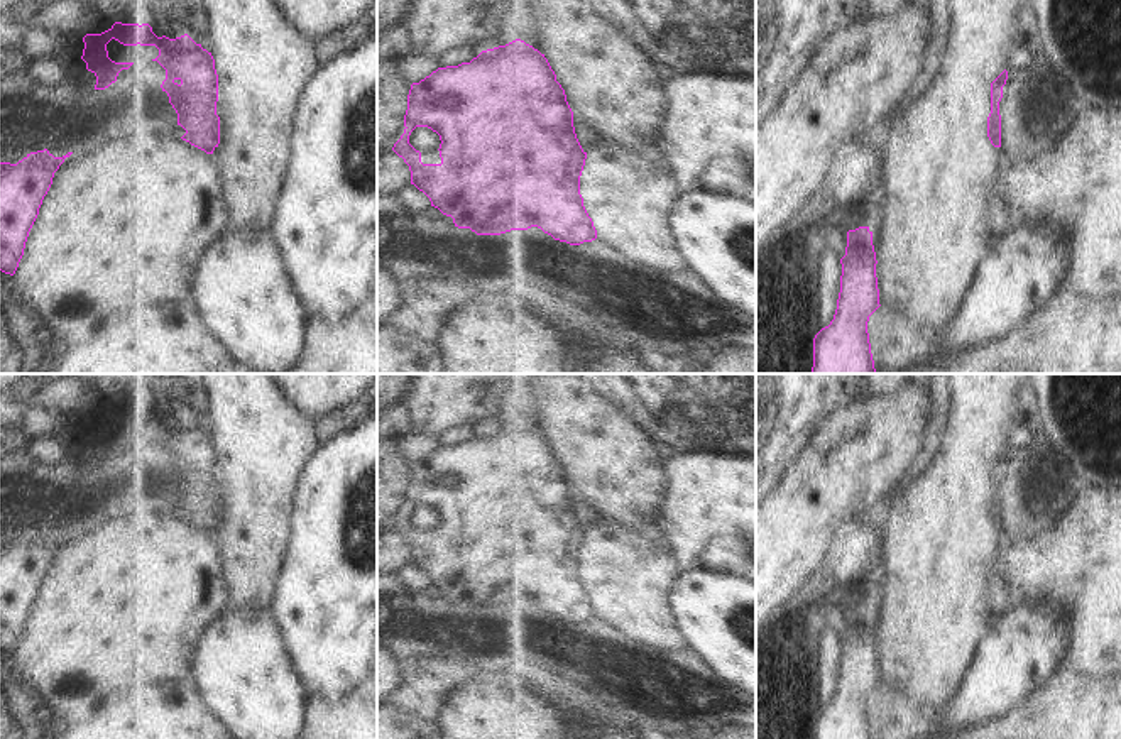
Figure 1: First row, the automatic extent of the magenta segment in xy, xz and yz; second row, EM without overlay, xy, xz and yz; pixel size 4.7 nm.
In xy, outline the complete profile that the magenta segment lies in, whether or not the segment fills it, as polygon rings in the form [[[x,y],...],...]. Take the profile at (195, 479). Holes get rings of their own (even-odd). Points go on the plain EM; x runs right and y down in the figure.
[[[115,401],[108,409],[101,413],[86,413],[83,416],[85,428],[81,438],[86,441],[86,448],[96,455],[95,468],[105,468],[117,460],[122,448],[129,448],[134,441],[115,441],[108,436],[107,423],[115,418],[123,424],[156,424],[159,435],[157,440],[166,448],[166,458],[161,467],[167,472],[169,482],[178,492],[178,504],[186,512],[181,516],[191,524],[213,533],[220,523],[220,495],[216,494],[218,480],[218,453],[215,448],[215,438],[211,431],[196,423],[188,413],[169,418],[166,414],[157,416],[149,402],[122,402]]]

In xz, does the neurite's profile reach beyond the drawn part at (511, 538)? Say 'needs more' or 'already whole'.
already whole

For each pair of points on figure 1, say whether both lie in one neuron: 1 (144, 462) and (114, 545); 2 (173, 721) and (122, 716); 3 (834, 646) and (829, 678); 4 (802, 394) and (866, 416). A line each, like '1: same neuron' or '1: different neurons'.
1: different neurons
2: same neuron
3: same neuron
4: different neurons

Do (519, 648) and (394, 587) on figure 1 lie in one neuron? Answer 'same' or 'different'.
same

